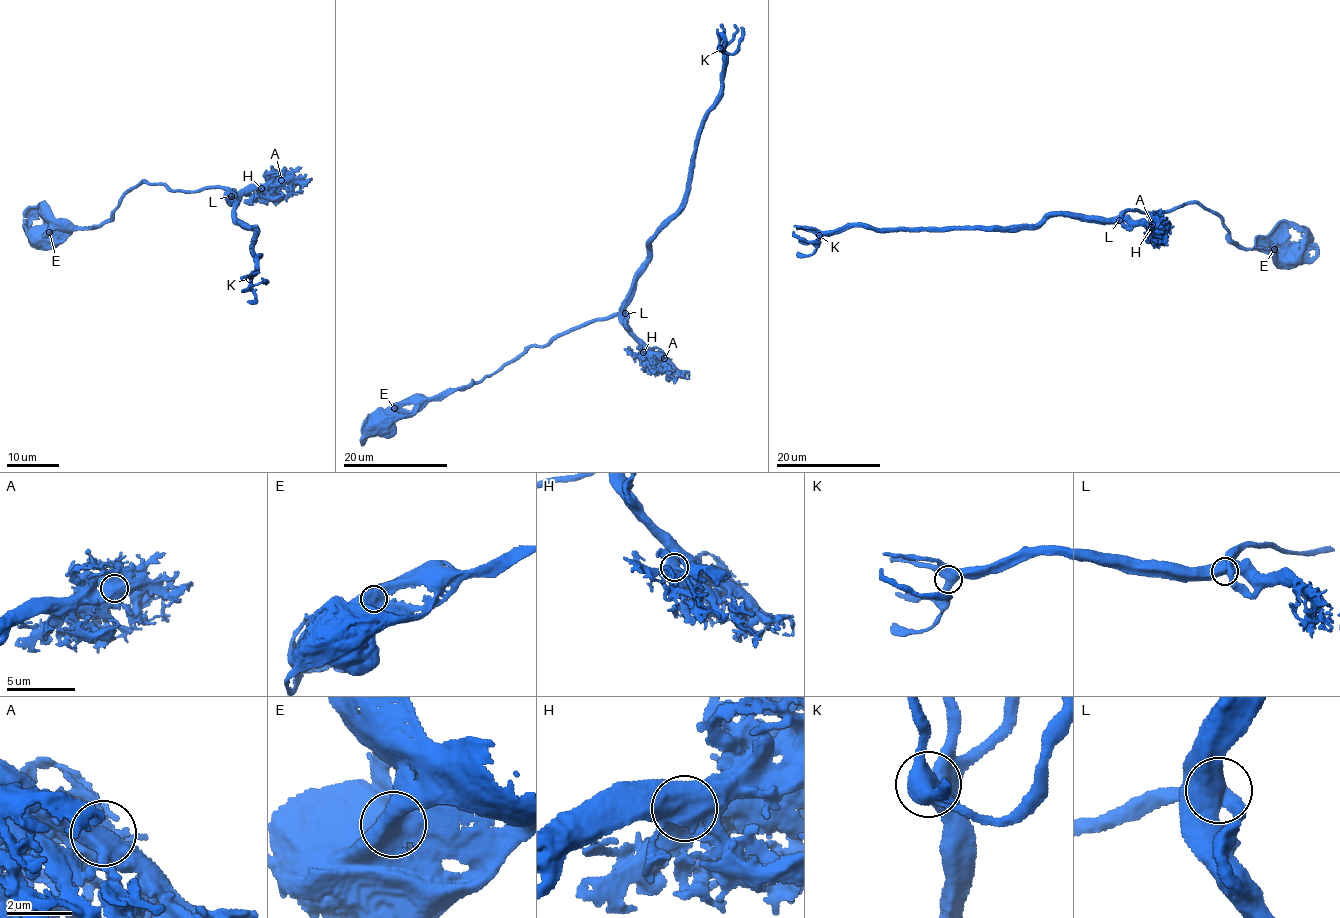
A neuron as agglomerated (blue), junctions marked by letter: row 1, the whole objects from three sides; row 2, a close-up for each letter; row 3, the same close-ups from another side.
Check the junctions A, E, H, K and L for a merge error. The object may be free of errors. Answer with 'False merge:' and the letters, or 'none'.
False merge: none

